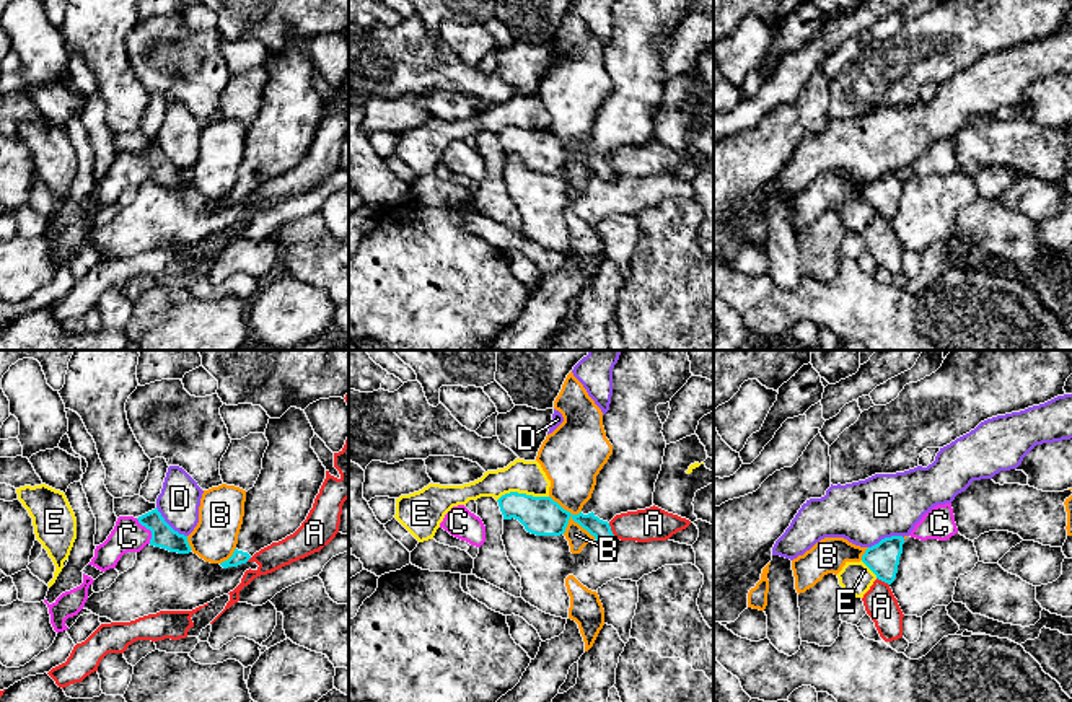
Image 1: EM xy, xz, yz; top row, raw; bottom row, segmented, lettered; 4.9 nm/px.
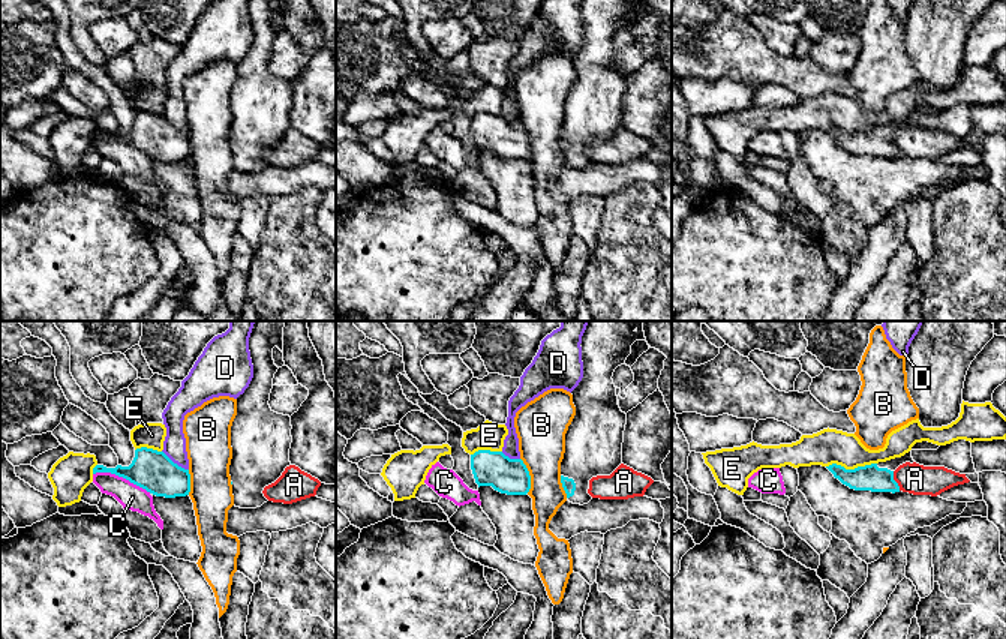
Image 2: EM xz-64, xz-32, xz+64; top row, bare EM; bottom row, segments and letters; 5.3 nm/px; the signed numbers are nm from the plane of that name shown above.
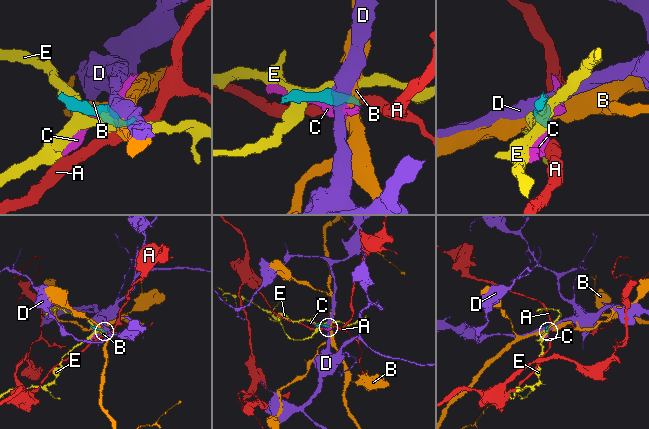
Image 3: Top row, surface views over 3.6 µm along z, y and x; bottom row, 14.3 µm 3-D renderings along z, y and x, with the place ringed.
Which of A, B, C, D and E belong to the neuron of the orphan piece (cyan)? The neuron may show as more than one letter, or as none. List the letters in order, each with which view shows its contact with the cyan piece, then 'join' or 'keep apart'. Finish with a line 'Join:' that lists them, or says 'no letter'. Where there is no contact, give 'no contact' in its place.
A: xz | keep apart
B: xz | keep apart
C: xy | keep apart
D: xy | keep apart
E: xz | keep apart
Join: no letter

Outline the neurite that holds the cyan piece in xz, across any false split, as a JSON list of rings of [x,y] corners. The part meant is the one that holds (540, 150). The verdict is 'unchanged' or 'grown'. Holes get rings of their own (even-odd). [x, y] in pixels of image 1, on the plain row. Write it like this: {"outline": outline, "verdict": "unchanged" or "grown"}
{"outline": [[[614,0],[609,46],[603,50],[613,90],[596,111],[591,134],[578,150],[551,132],[510,127],[497,137],[503,155],[518,155],[536,171],[560,171],[572,153],[596,176],[614,179],[609,156],[653,142],[666,77],[658,39],[666,39],[692,11],[691,0]]], "verdict": "grown"}

